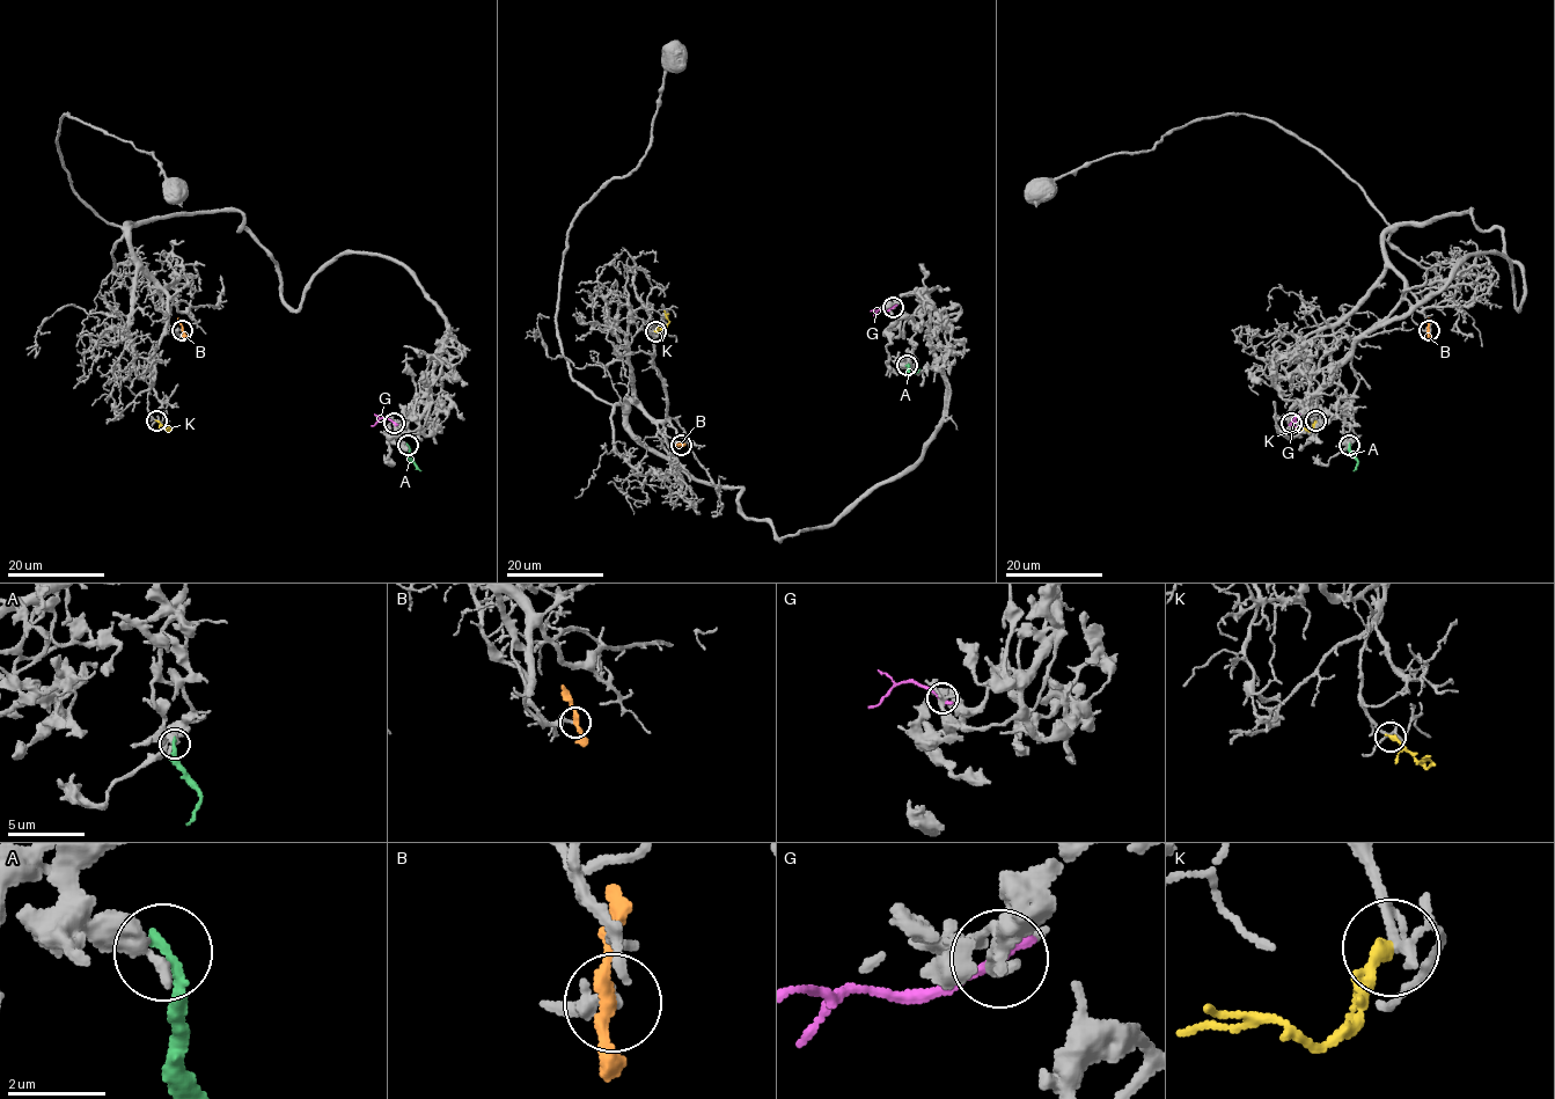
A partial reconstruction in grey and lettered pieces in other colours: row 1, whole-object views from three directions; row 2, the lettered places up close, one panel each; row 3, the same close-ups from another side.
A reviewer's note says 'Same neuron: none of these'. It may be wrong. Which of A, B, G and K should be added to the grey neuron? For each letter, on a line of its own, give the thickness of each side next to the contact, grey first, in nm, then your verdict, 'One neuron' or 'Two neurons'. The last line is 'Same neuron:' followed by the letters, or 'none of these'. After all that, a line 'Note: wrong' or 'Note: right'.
A: Thickness 420 nm (grey) against 280 nm. Two neurons
B: Thickness 240 nm (grey) against 240 nm. Two neurons
G: Thickness 320 nm (grey) against 300 nm. Two neurons
K: Thickness 150 nm (grey) against 280 nm. One neuron
Same neuron: K
Note: wrong

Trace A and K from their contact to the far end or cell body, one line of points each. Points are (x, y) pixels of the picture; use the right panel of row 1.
A: (1349, 446), (1357, 464), (1352, 471)
K: (1317, 422), (1308, 431), (1295, 430)

